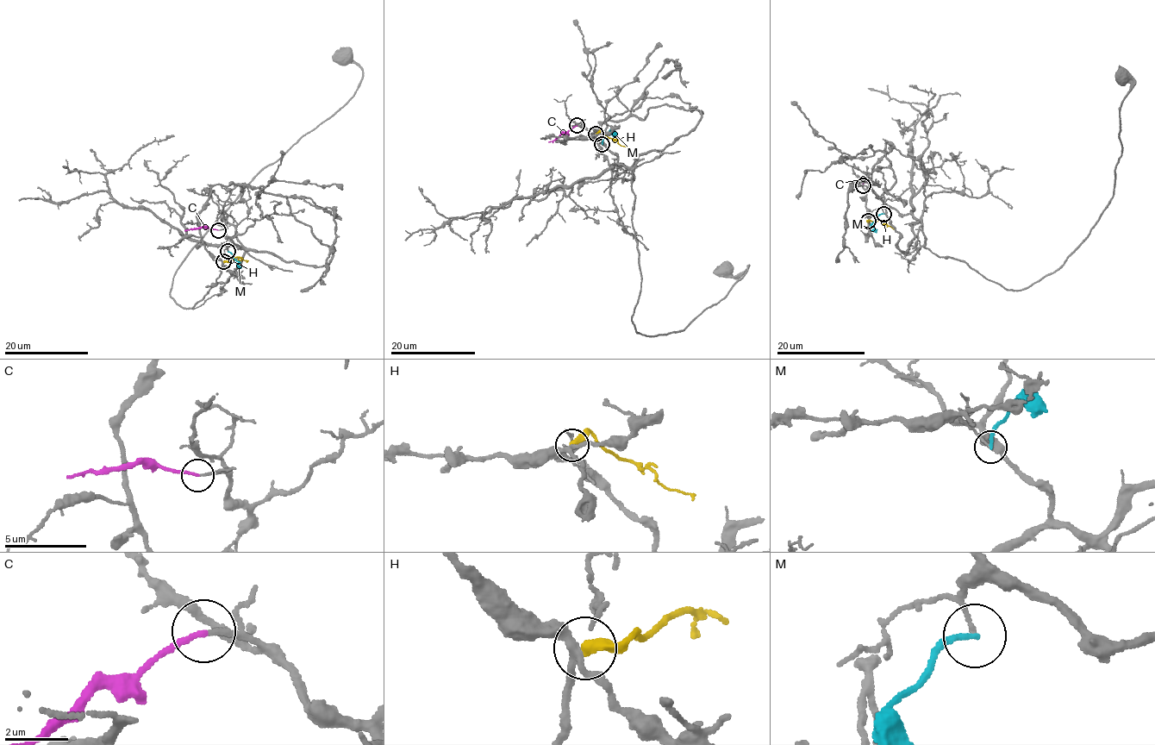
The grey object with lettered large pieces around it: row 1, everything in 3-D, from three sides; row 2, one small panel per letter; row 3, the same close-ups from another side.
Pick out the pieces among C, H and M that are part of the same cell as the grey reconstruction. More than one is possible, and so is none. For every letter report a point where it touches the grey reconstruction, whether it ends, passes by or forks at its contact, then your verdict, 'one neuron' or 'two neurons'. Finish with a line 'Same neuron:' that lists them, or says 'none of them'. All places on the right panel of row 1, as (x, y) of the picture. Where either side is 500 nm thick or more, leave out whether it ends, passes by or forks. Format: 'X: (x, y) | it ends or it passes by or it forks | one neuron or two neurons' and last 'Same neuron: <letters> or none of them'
C: (863, 185) | it ends | one neuron
H: (868, 221) | it ends | two neurons
M: (883, 214) | it ends | two neurons
Same neuron: C

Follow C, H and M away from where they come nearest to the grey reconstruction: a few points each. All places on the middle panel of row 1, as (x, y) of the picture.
C: (577, 125), (548, 142)
H: (596, 134), (601, 131), (622, 146), (628, 147)
M: (602, 144), (609, 132), (617, 134)

